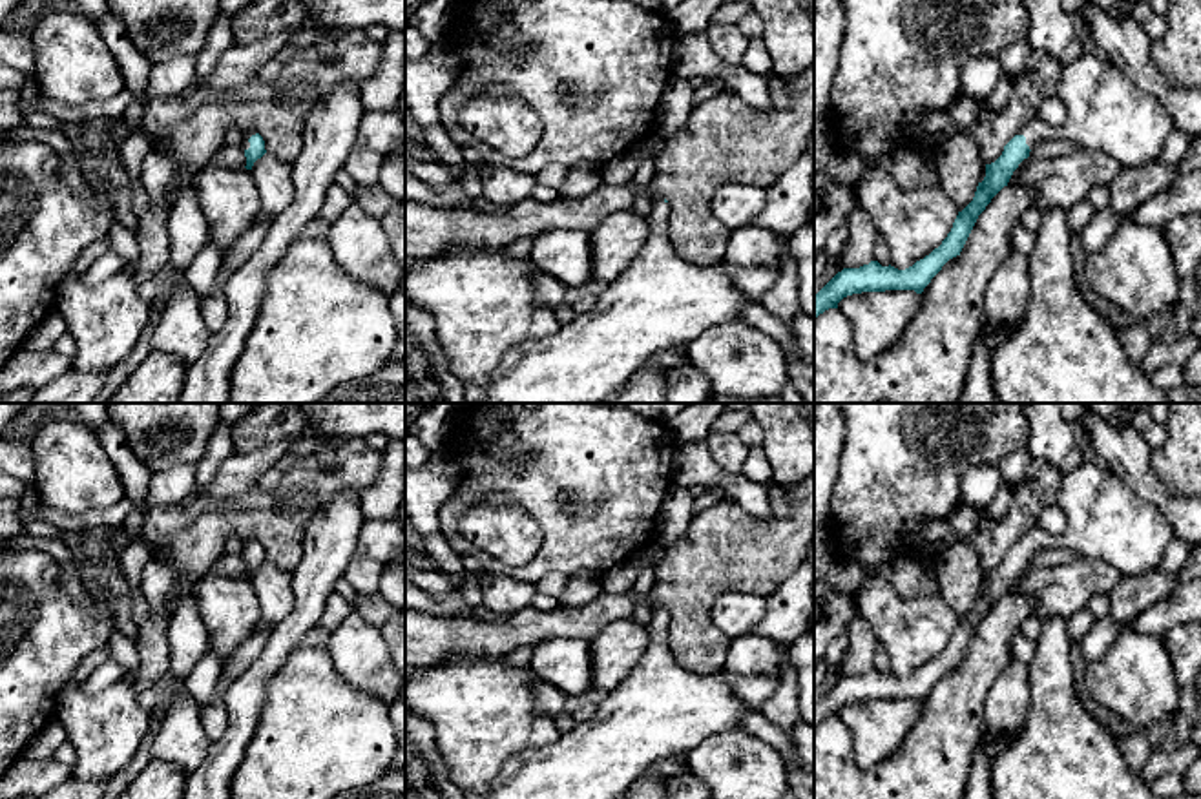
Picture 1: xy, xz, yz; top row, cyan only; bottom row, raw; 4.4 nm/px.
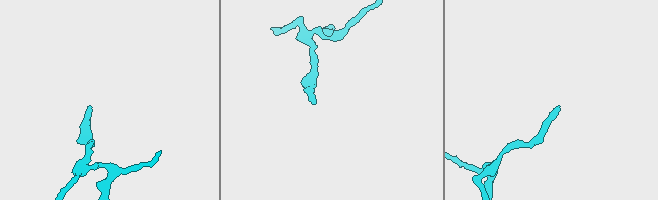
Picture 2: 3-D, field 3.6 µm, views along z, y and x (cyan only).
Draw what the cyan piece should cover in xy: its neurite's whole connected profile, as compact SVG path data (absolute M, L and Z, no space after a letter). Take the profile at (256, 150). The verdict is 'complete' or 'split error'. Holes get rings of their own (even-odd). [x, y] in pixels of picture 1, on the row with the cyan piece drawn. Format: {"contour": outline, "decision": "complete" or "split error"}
{"contour": "M256 130L245 133L241 148L245 150L246 170L252 170L254 162L266 153L265 140Z", "decision": "split error"}

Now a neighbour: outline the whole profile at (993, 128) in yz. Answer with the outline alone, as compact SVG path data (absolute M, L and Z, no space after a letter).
M1046 55L1035 69L1028 69L1015 84L1008 104L1002 109L989 109L986 104L967 135L976 142L982 161L995 162L1004 146L1018 131L1039 117L1040 104L1059 95L1062 78L1059 58Z

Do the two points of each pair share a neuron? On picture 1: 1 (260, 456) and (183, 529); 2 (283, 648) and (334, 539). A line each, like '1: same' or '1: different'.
1: different
2: same

